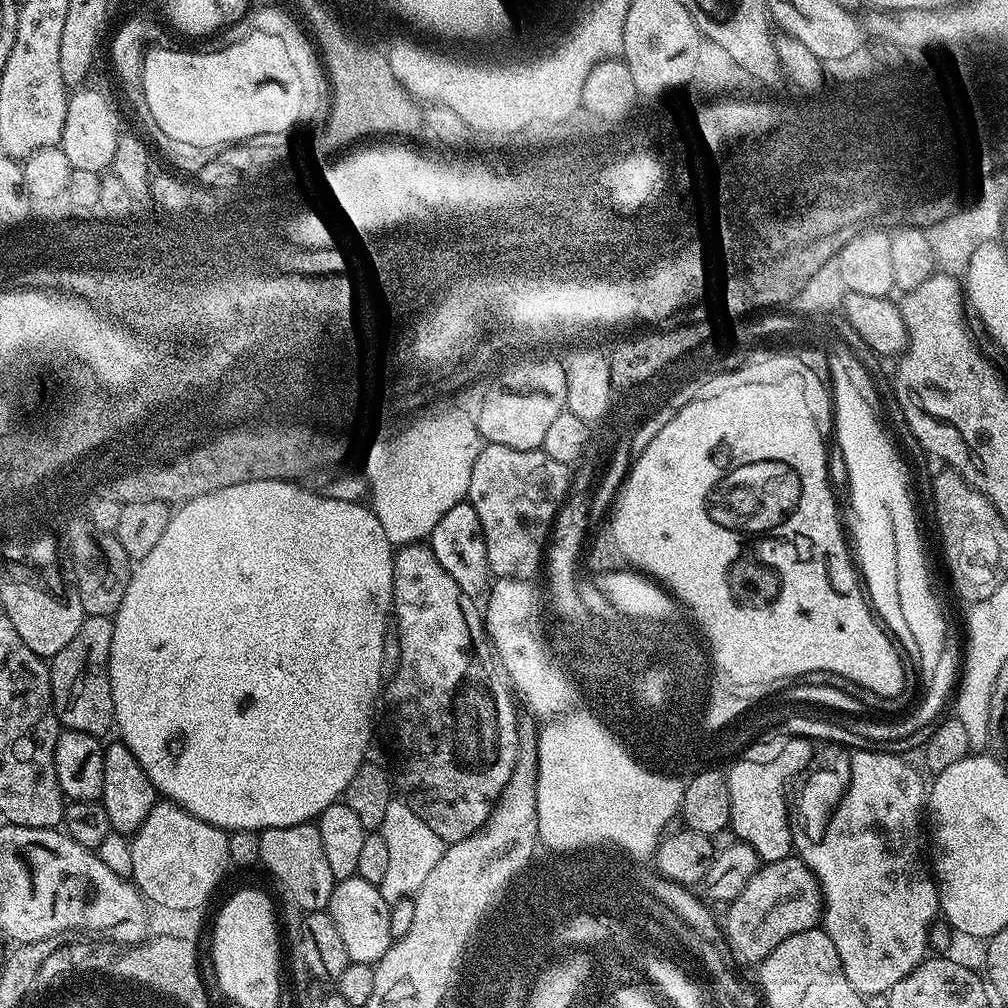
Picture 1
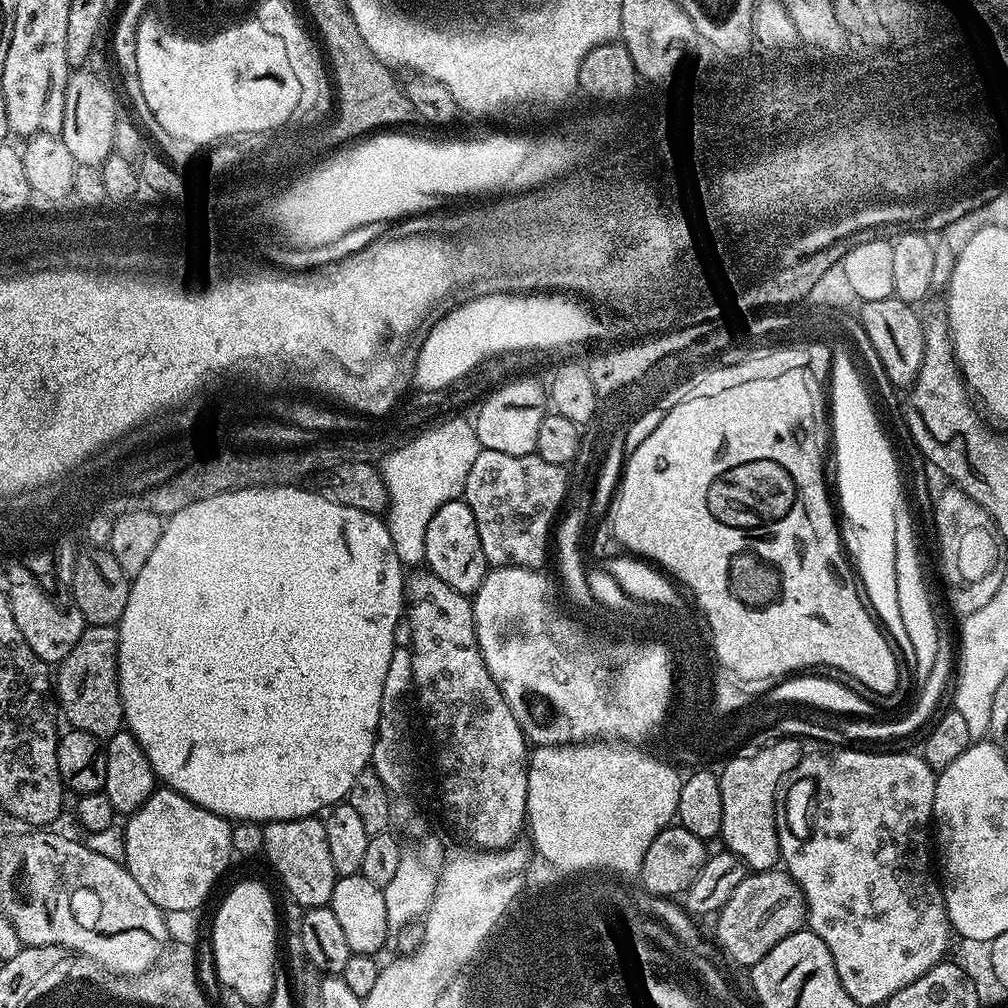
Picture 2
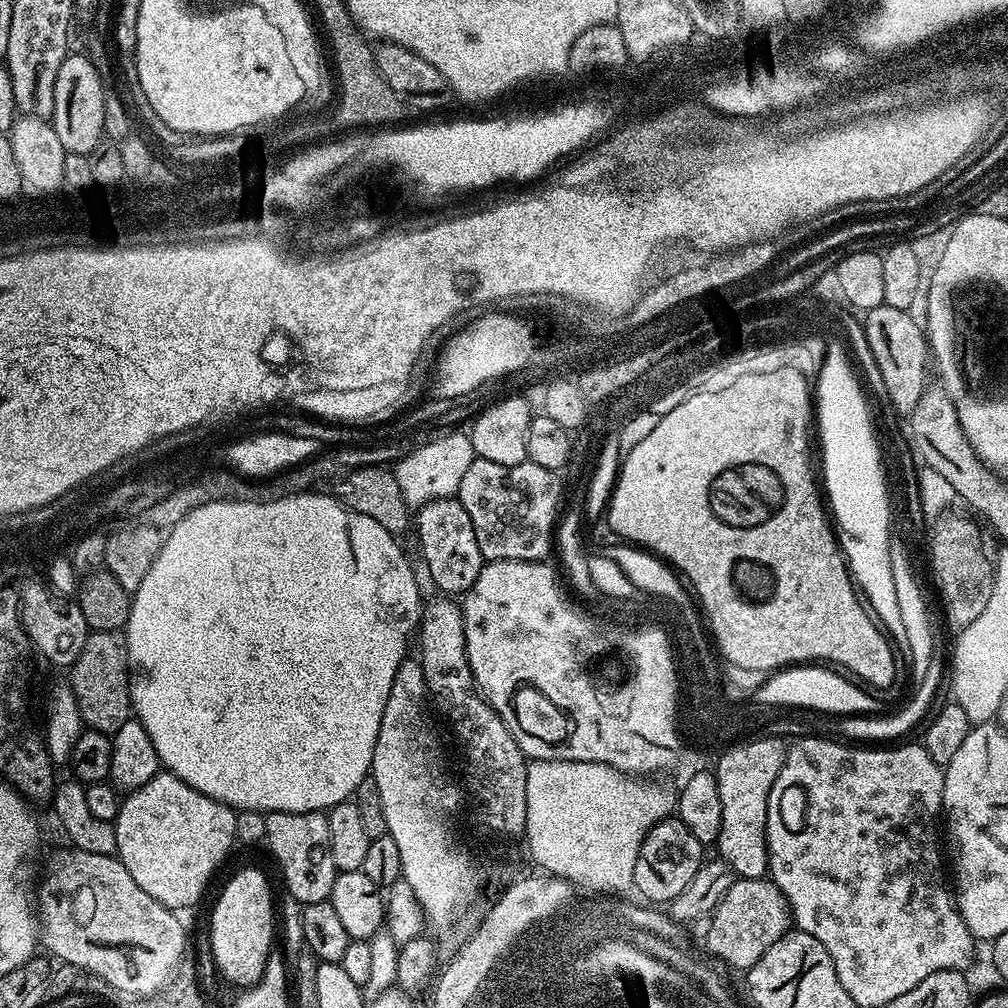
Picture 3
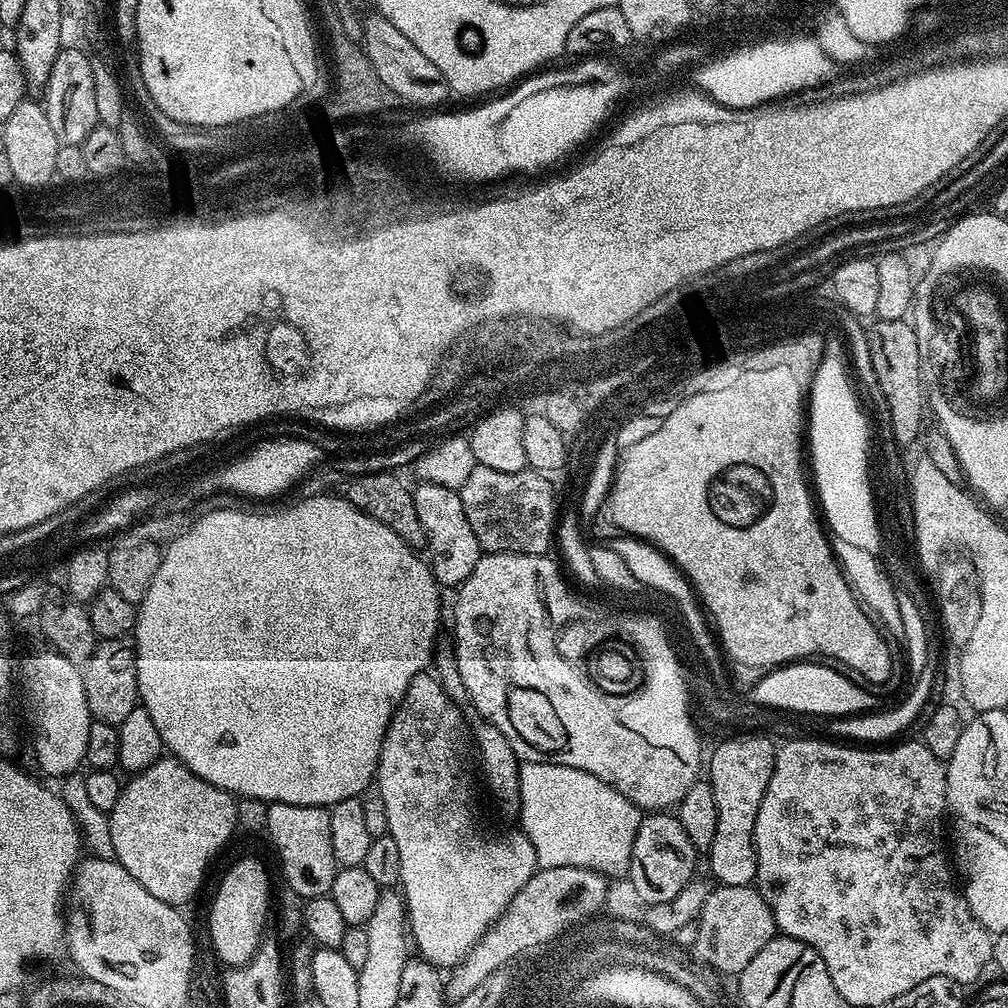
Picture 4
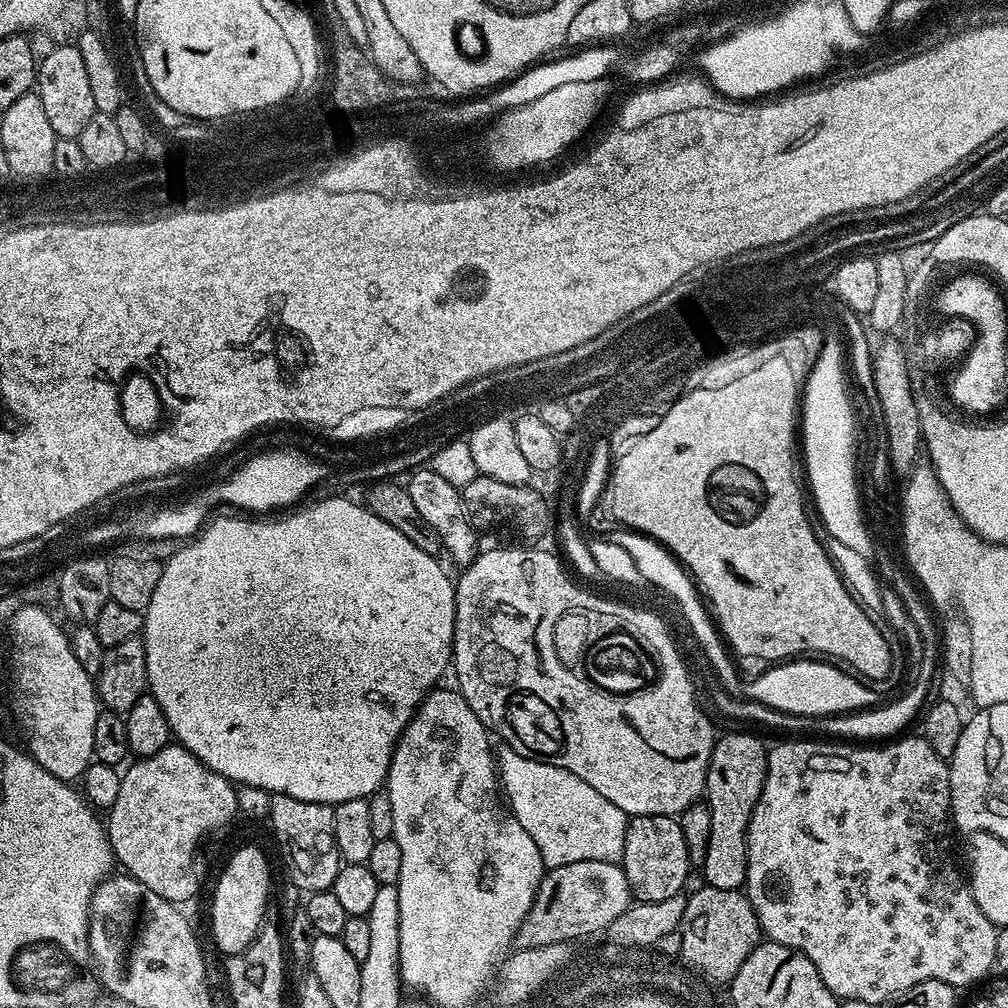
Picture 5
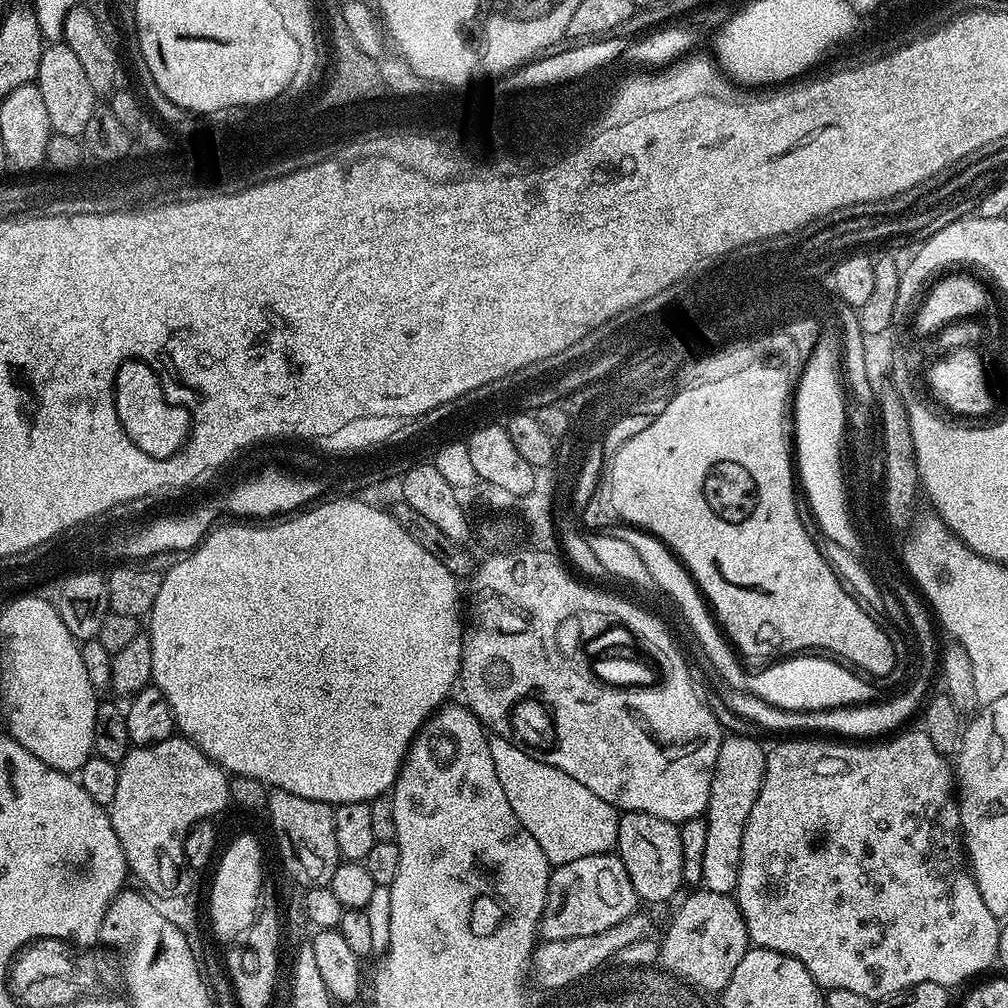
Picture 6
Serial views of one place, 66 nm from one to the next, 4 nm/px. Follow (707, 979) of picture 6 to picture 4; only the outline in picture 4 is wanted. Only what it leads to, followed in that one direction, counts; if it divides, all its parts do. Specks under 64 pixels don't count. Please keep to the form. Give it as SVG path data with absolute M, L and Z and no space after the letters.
M716 886L709 891L696 928L696 956L716 972L739 974L778 929L772 908L752 886Z

